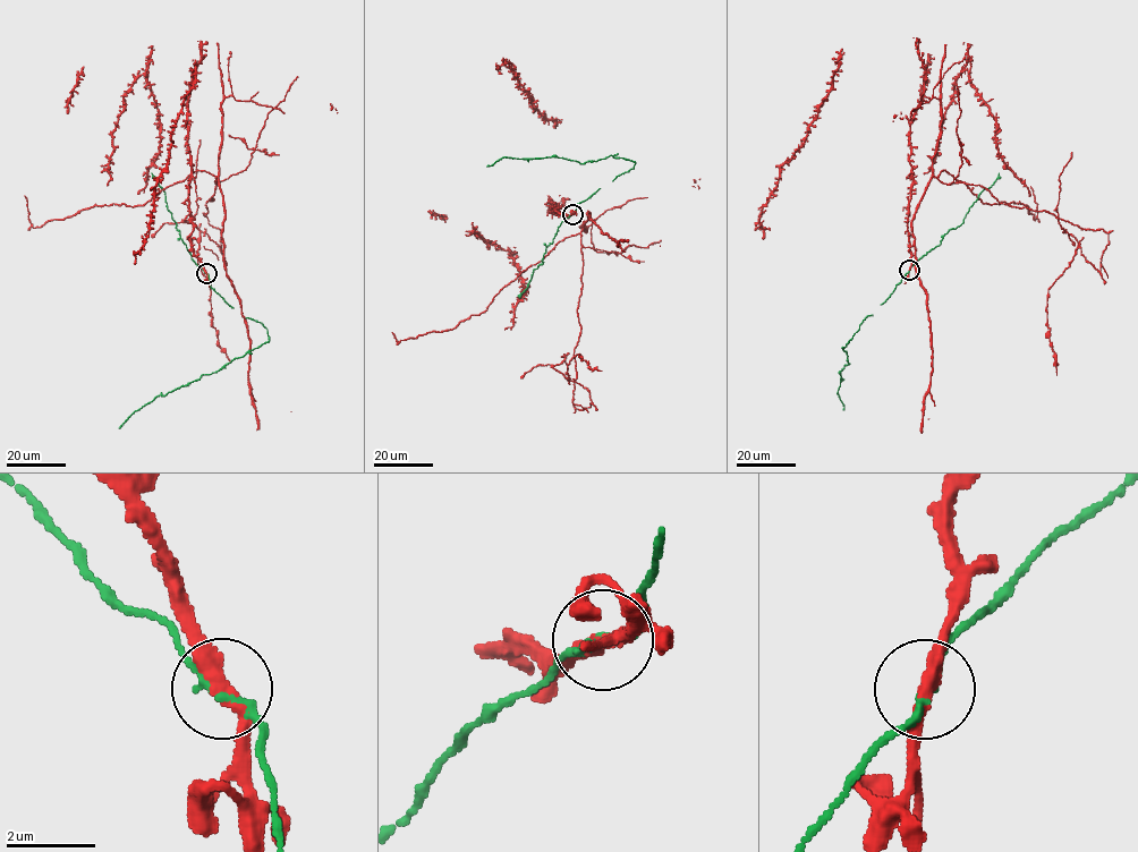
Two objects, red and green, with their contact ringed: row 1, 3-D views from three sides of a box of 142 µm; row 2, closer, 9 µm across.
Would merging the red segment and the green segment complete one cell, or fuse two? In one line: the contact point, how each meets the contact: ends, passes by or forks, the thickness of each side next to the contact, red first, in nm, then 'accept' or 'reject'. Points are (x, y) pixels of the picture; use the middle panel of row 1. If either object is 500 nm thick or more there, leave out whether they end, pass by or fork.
place (572, 214); red passes by; green passes by; calibres 320 and 170 nm; reject

